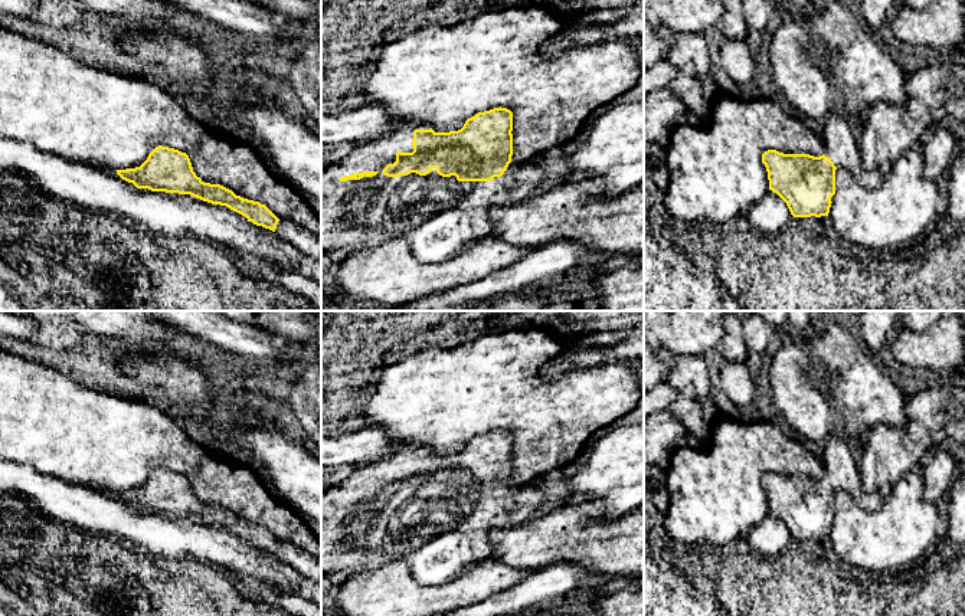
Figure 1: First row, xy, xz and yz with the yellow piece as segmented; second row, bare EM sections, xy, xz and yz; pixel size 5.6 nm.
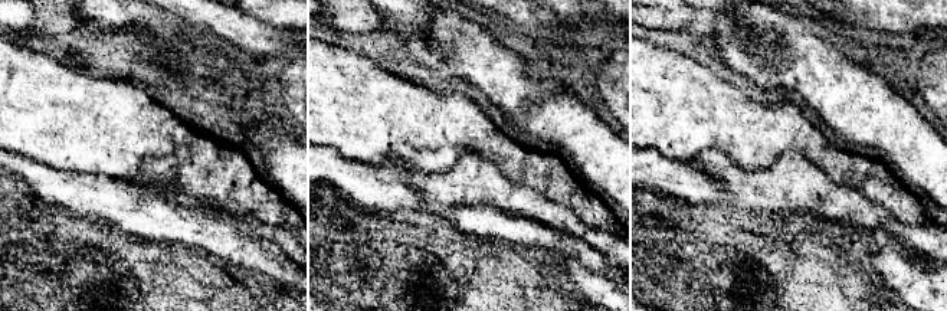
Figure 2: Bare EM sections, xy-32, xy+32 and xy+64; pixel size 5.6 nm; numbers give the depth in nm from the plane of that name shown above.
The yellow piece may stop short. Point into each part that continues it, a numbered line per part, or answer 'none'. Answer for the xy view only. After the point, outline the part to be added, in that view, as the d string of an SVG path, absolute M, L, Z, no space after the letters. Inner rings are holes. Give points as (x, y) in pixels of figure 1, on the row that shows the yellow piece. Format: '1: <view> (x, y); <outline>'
none

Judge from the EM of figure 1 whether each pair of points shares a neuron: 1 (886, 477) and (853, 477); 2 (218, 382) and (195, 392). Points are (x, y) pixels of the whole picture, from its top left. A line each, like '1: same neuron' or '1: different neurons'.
1: different neurons
2: different neurons

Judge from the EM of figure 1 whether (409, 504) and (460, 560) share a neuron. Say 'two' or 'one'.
one

